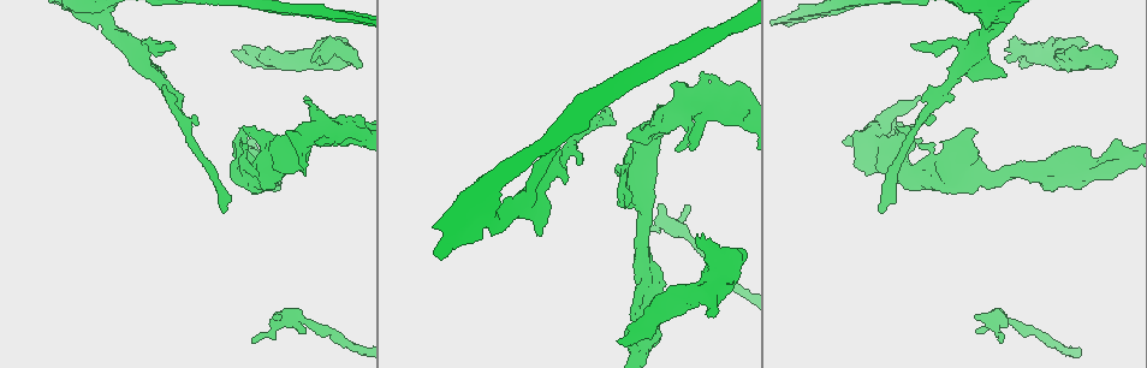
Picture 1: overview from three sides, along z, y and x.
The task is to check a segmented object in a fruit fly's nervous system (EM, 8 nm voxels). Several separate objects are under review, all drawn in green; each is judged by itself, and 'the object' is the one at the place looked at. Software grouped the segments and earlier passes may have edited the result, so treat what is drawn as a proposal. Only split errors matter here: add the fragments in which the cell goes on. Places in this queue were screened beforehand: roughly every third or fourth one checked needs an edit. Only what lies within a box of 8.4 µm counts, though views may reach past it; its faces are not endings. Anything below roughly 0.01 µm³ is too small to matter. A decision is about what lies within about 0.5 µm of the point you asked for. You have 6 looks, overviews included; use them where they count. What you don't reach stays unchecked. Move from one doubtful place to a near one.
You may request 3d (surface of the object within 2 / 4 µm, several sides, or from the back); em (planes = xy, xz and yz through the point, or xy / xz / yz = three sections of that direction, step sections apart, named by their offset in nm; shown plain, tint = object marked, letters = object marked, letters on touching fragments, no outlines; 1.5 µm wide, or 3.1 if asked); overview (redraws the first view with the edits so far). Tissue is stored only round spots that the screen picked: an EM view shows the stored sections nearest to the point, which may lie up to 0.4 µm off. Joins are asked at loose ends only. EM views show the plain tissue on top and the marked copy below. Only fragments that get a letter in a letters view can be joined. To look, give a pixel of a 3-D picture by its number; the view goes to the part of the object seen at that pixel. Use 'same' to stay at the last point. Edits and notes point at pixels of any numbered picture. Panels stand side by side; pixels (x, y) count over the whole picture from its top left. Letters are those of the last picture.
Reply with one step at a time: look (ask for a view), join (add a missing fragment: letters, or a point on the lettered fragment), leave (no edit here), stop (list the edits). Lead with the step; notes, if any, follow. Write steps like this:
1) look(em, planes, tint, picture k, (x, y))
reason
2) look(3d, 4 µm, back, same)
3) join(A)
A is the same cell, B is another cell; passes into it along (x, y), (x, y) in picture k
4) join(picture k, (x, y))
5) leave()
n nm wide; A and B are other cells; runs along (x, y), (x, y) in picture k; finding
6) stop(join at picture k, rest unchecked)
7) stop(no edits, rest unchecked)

look(3d, 2 µm, picture 1, (618, 342))
branch stops here

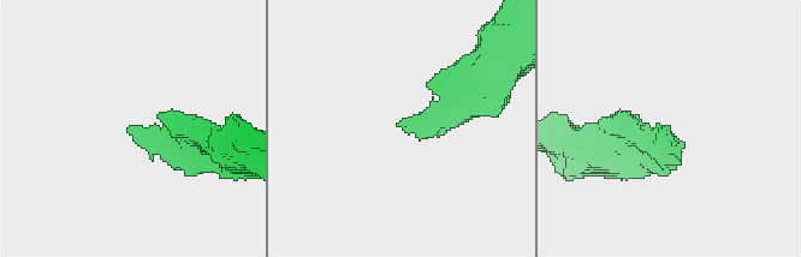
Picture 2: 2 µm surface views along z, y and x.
look(em, yz, step 4, letters, picture 2, (398, 123))

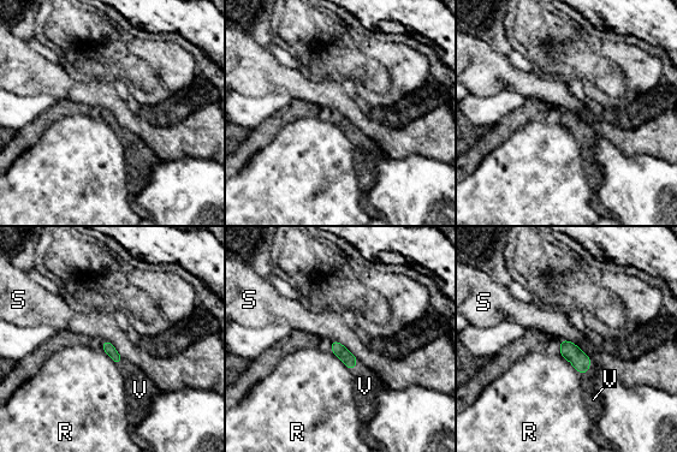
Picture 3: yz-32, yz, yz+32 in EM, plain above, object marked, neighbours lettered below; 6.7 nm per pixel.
join(V)
V is the same cell, R and S are other cells; it goes on there

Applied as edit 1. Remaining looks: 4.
look(em, planes, tint, picture 1, (633, 300))
stops while still wide

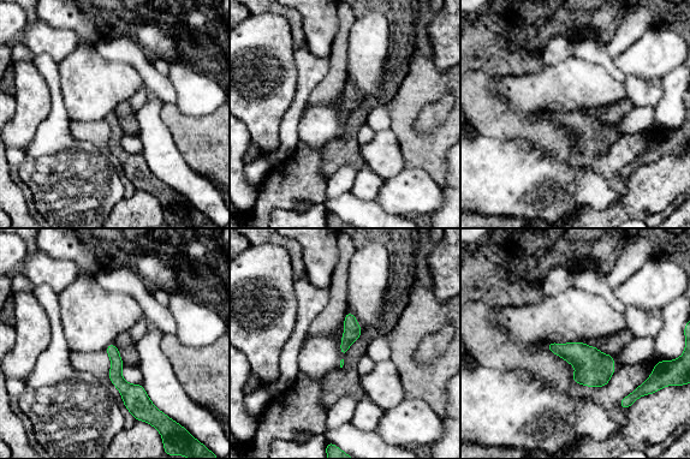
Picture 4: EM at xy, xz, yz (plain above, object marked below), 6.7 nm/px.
look(em, planes, letters, same)

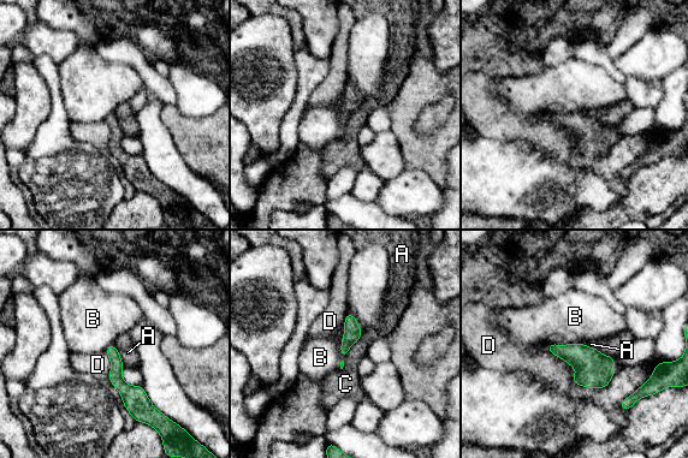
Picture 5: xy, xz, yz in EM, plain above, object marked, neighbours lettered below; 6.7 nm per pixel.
leave()
A, B, C and D are other cells; none of them fits

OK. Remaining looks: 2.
look(em, planes, letters, picture 1, (710, 313))
free end

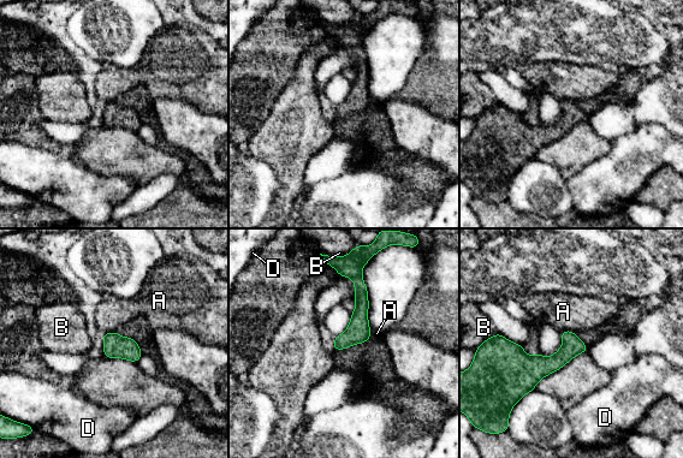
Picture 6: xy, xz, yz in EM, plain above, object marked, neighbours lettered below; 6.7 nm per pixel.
leave()
130 nm wide; B touches over 130 nm; A, B and D are other cells; no lettered fragment goes on from it

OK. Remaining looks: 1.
stop(join at picture 3, rest unchecked)

